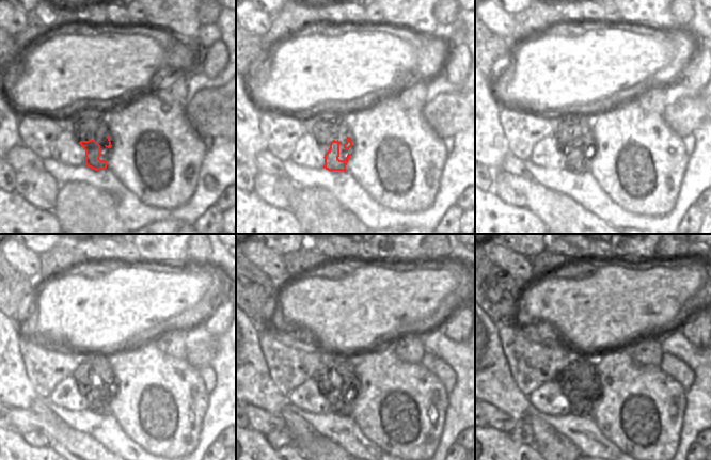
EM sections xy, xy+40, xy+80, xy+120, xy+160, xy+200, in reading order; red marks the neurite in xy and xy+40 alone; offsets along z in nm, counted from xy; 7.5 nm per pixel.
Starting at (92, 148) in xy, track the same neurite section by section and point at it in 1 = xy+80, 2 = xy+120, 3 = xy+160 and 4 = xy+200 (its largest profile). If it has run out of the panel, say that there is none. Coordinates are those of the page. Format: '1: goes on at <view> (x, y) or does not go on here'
1: goes on at xy+80 (572, 152)
2: goes on at xy+120 (95, 385)
3: goes on at xy+160 (346, 382)
4: goes on at xy+200 (581, 375)

